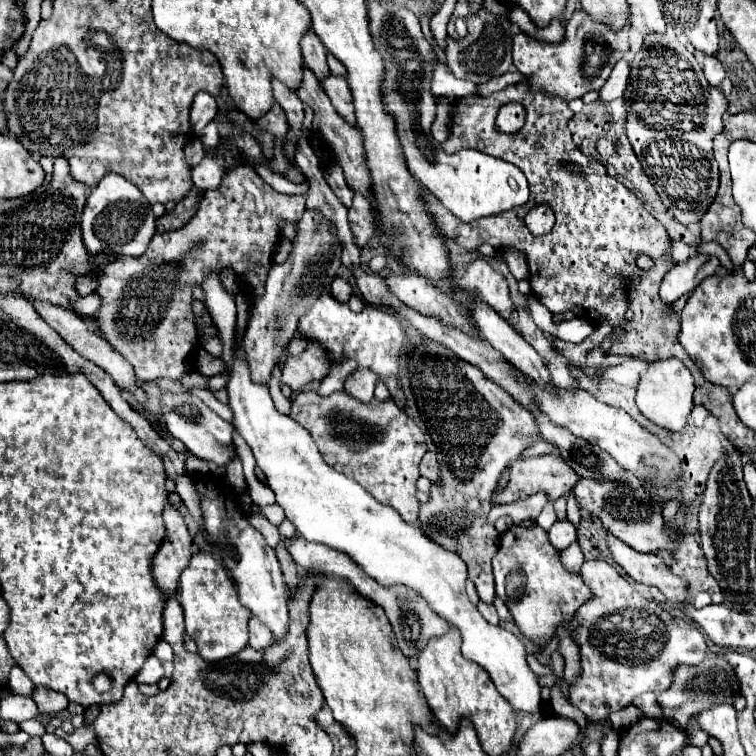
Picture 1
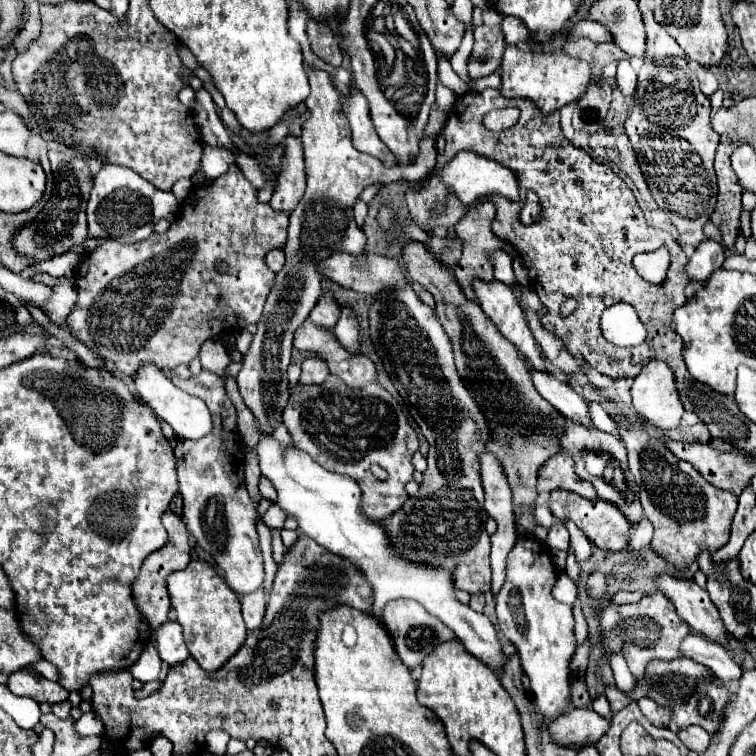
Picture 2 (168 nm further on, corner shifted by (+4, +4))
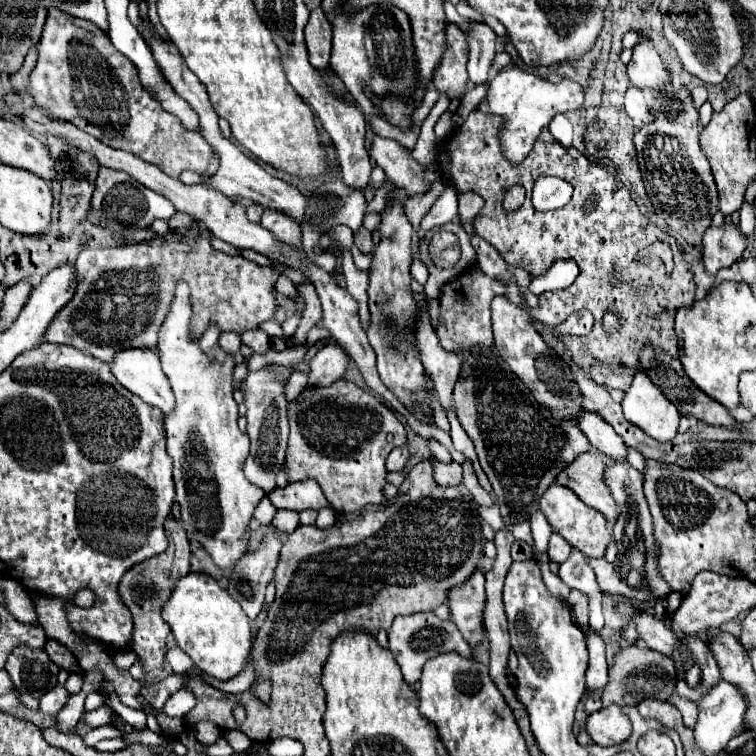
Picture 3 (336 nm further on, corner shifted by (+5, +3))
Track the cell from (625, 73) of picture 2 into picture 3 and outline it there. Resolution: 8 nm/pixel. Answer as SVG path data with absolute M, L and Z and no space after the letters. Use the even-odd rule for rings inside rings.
M629 86L627 94L625 94L625 110L637 122L649 122L651 120L649 106L645 102L645 96L643 96L643 90L641 88Z

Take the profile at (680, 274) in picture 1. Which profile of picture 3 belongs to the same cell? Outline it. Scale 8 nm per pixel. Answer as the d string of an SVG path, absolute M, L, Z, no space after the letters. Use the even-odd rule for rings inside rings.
M733 224L709 228L703 236L703 264L709 274L717 274L721 268L737 262L747 248L747 240Z

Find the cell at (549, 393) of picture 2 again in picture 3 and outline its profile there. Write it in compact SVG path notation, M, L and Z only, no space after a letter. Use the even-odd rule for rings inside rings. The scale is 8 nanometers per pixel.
M581 410L581 414L577 414L577 428L599 452L603 452L609 458L625 460L625 442L597 412Z

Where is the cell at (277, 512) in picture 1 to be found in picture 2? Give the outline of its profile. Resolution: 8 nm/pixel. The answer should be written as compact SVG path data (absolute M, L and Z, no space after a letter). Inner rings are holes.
M274 503L266 515L264 515L264 523L270 527L270 529L282 529L284 527L284 521L286 521L286 513L282 513L282 509L278 509L278 505Z

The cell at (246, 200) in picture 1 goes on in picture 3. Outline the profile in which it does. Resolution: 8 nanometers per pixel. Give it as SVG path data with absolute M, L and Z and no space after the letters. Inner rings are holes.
M207 228L199 238L189 238L171 230L165 236L155 236L151 240L143 240L137 244L83 250L77 256L75 268L77 268L77 292L71 298L71 302L61 310L61 314L57 314L53 326L49 326L45 342L69 344L109 364L115 360L115 354L121 350L157 348L157 334L161 324L165 322L165 316L169 314L177 282L185 282L191 286L191 308L193 308L193 318L189 324L191 340L199 340L205 334L205 330L213 324L217 324L221 332L243 334L251 328L257 328L259 322L271 320L279 308L277 288L275 288L279 274L265 266L249 266L247 258L233 258L229 254L215 250L209 242Z

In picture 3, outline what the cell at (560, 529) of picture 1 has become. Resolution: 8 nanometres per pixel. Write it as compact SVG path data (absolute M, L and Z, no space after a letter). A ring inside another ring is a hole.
M551 534L551 540L549 540L549 560L553 560L553 562L565 562L567 558L569 558L569 554L571 554L571 546L569 546L569 542L563 538L563 536L559 536L559 534Z

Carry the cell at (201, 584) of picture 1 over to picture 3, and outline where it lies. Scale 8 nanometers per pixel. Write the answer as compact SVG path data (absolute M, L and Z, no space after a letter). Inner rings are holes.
M189 572L187 576L177 578L161 614L171 626L179 648L201 672L217 680L231 680L245 668L251 650L249 618L213 576L205 572Z

